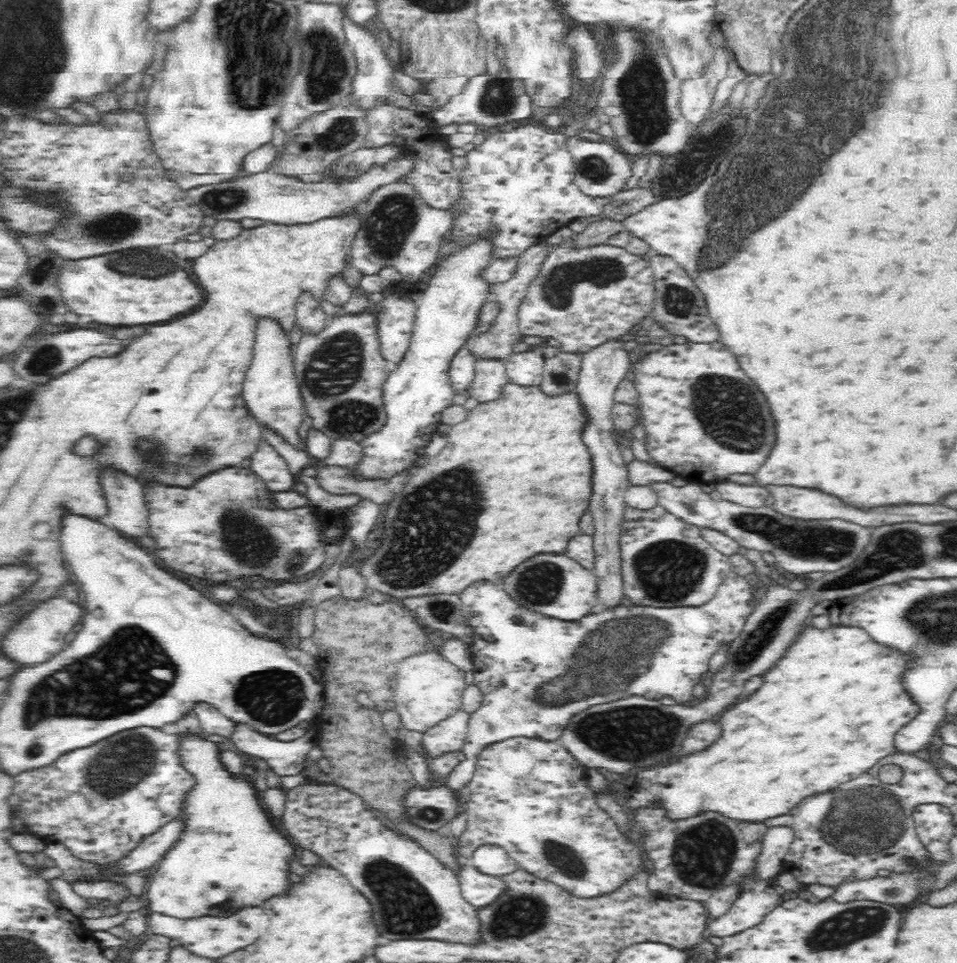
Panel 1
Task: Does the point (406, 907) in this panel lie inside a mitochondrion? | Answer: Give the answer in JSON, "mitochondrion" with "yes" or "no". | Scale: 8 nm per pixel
{"mitochondrion":"yes"}

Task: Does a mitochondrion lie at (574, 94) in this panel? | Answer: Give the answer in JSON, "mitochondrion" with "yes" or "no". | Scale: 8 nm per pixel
{"mitochondrion":"no"}

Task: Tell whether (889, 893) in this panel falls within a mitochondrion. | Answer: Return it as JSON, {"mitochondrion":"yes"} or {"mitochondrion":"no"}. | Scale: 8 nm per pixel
{"mitochondrion":"yes"}

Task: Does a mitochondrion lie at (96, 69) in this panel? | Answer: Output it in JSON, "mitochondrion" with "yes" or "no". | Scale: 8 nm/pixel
{"mitochondrion":"no"}

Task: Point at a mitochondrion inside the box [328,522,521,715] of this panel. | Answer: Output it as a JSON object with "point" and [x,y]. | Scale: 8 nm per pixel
{"point":[441,610]}

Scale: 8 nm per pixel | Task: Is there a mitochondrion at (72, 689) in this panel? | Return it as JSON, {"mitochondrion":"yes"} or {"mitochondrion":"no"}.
{"mitochondrion":"yes"}

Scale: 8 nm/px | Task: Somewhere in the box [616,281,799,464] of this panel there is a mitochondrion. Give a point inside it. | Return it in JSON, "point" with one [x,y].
{"point":[735,411]}

